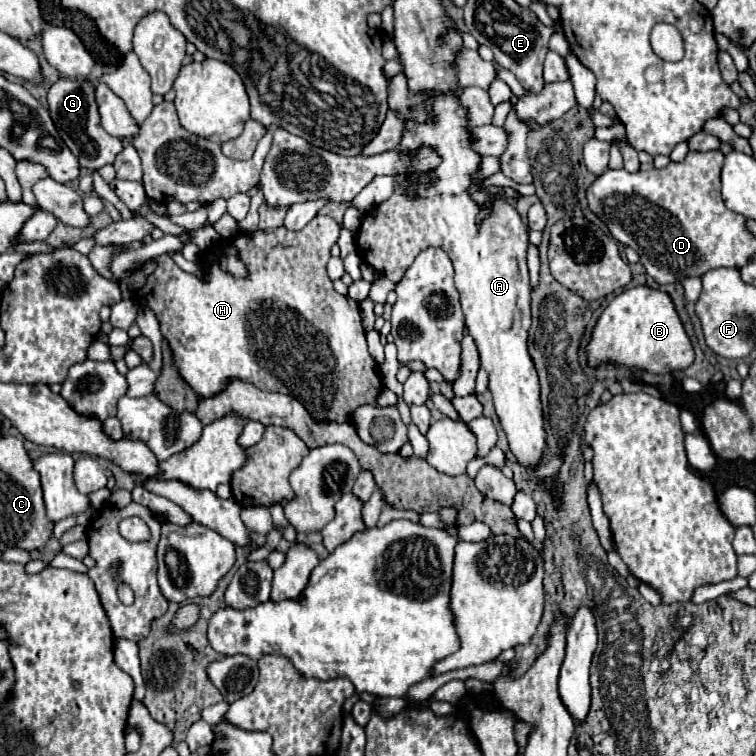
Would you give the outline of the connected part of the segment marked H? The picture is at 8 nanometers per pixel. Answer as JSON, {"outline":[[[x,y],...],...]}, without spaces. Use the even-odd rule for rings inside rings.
{"outline":[[[318,215],[314,217],[304,229],[300,229],[300,233],[288,233],[288,229],[284,227],[278,227],[278,229],[272,229],[268,233],[262,233],[262,231],[254,231],[254,233],[244,233],[244,235],[238,235],[238,237],[232,237],[228,239],[228,245],[220,245],[220,249],[212,251],[210,253],[210,267],[206,269],[204,277],[196,277],[196,275],[190,275],[186,271],[182,271],[170,255],[160,255],[156,257],[156,271],[152,273],[152,277],[148,277],[148,283],[136,291],[136,303],[150,303],[152,301],[152,311],[156,313],[158,321],[160,321],[160,331],[162,331],[162,337],[170,343],[172,347],[172,353],[174,353],[174,361],[176,361],[176,367],[180,371],[180,375],[184,377],[184,381],[188,381],[188,385],[192,385],[192,389],[198,393],[198,397],[202,399],[208,399],[208,397],[216,397],[218,393],[222,393],[228,383],[232,379],[240,379],[240,381],[246,381],[246,383],[252,383],[254,387],[262,389],[262,391],[268,391],[268,393],[284,393],[284,395],[290,395],[290,397],[296,397],[306,409],[308,413],[312,415],[312,419],[316,421],[326,421],[326,423],[346,423],[346,421],[352,421],[352,413],[360,407],[360,405],[376,405],[376,399],[378,399],[378,393],[382,391],[382,379],[380,375],[376,373],[376,361],[370,357],[368,353],[368,345],[366,345],[366,333],[362,329],[362,323],[360,323],[360,307],[354,299],[350,299],[348,295],[340,295],[334,291],[332,287],[332,281],[330,277],[326,275],[326,263],[330,259],[330,249],[332,245],[338,241],[338,235],[340,235],[340,225],[330,219],[330,217],[324,217],[324,215]],[[222,255],[236,255],[240,257],[246,267],[250,269],[250,275],[246,279],[234,279],[232,275],[220,271],[220,257]]]}

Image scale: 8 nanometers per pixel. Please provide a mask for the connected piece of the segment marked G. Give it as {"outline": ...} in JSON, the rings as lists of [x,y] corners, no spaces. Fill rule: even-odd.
{"outline":[[[60,79],[48,91],[48,105],[50,117],[68,145],[68,149],[80,159],[84,169],[100,169],[108,163],[114,163],[116,155],[124,149],[124,143],[112,135],[108,135],[100,125],[98,103],[94,93],[94,83],[90,79]]]}

